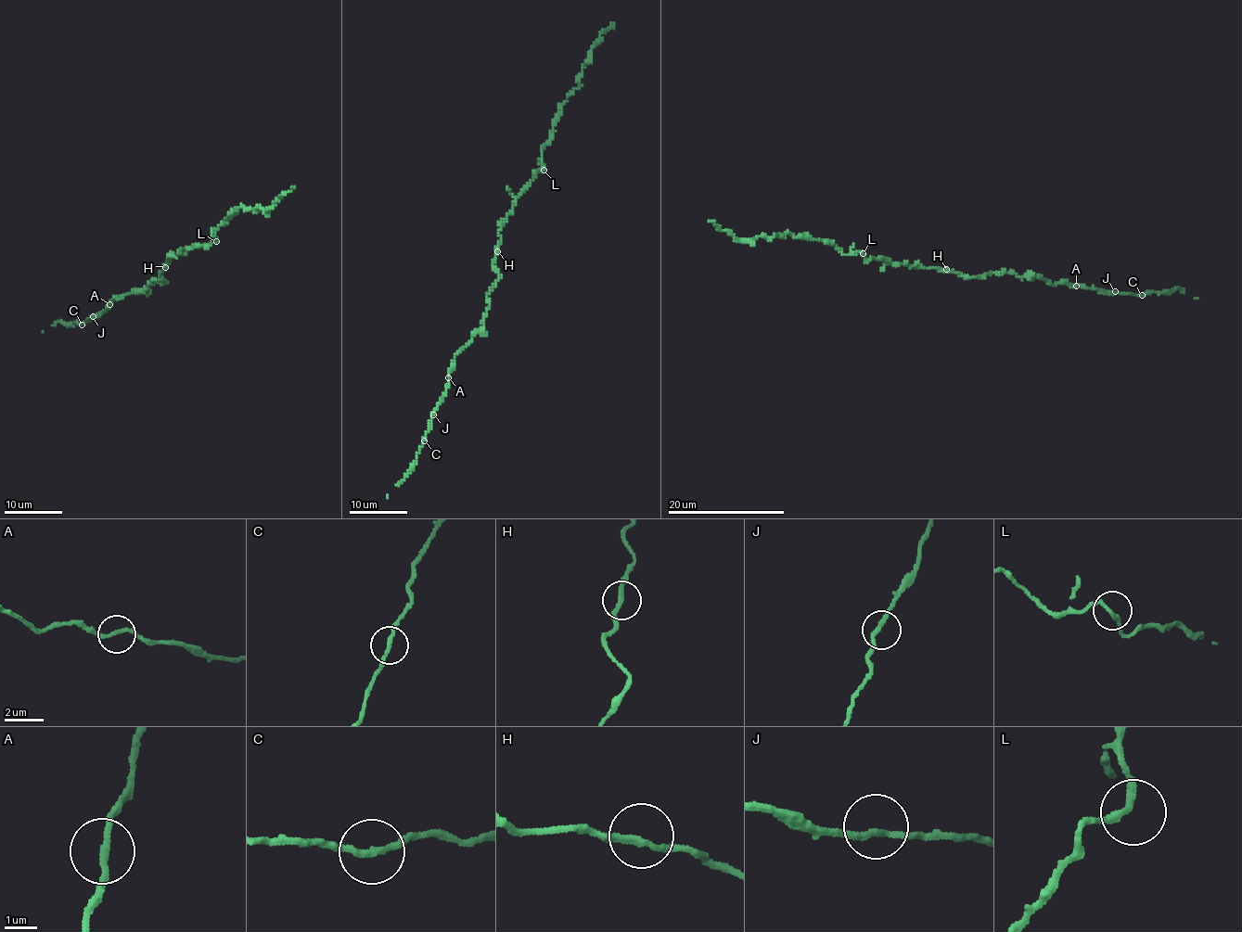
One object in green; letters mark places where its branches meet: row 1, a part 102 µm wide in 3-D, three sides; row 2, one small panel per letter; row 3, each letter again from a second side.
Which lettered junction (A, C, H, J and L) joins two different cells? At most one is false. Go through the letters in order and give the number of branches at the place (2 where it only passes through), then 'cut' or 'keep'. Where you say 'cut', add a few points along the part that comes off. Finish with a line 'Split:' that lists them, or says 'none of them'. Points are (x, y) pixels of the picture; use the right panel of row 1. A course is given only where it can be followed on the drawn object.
A: branches 2; keep
C: branches 2; keep
H: branches 2; keep
J: branches 2; keep
L: branches 2; keep
Split: none of them

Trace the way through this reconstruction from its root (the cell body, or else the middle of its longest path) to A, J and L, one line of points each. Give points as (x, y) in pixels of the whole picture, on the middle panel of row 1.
A: (497, 250), (493, 267), (499, 278), (487, 296), (489, 309), (483, 327), (455, 357), (448, 377)
J: (497, 250), (493, 267), (499, 278), (487, 296), (489, 309), (483, 327), (455, 357), (445, 397), (433, 414)
L: (497, 250), (500, 223), (512, 210), (515, 198), (534, 174), (544, 170)

